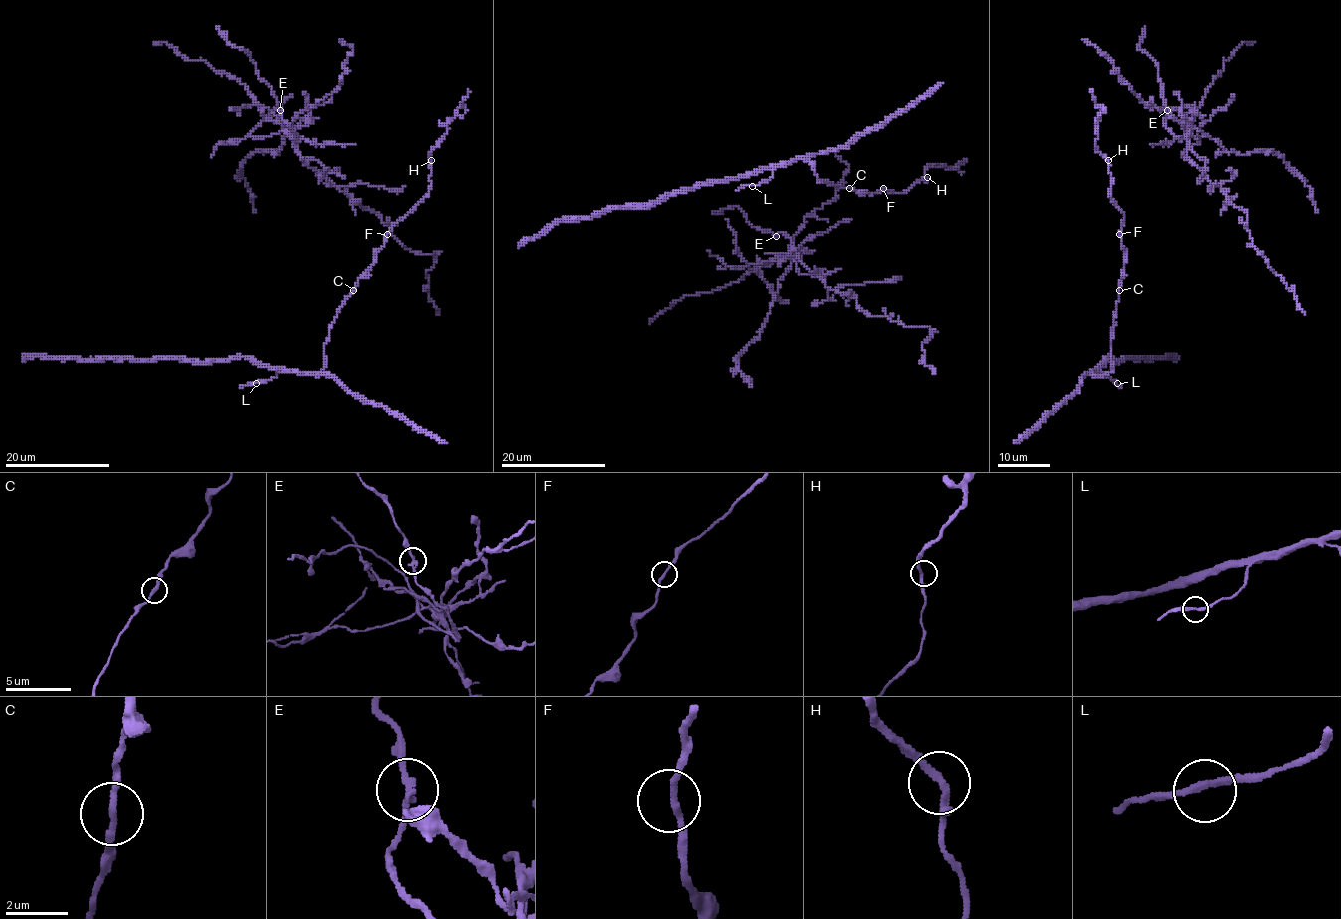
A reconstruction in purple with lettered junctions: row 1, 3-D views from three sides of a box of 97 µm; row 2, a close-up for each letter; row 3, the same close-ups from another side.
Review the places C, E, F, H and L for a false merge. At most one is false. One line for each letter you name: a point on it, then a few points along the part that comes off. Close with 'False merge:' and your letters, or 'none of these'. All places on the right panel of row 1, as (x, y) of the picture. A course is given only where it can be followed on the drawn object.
E: (1167, 110) | (1166, 109), (1164, 125), (1180, 138), (1186, 136), (1187, 158), (1227, 200), (1246, 212), (1257, 253), (1305, 314)
False merge: E

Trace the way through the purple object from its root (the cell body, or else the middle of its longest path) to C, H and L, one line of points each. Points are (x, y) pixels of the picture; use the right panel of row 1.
C: (1121, 234), (1126, 261), (1119, 290)
H: (1121, 234), (1123, 213), (1110, 195), (1111, 175), (1108, 160)
L: (1121, 234), (1126, 261), (1113, 326), (1111, 370), (1105, 375), (1091, 373), (1104, 373), (1117, 383)

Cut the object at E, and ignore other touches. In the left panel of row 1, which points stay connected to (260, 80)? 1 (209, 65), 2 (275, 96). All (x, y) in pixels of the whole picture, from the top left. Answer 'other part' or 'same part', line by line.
1: other part
2: same part

